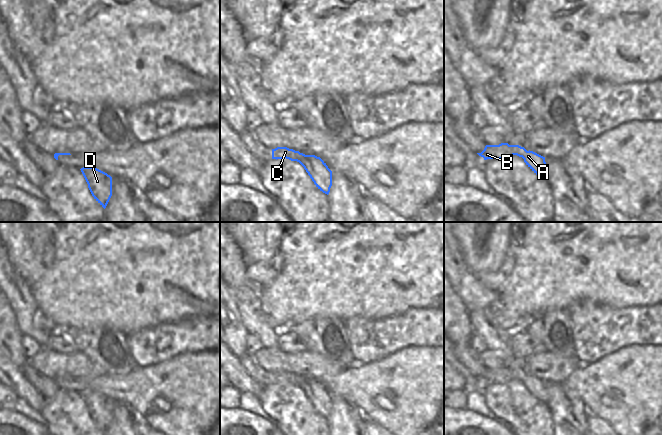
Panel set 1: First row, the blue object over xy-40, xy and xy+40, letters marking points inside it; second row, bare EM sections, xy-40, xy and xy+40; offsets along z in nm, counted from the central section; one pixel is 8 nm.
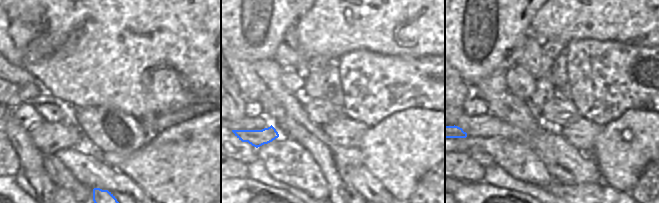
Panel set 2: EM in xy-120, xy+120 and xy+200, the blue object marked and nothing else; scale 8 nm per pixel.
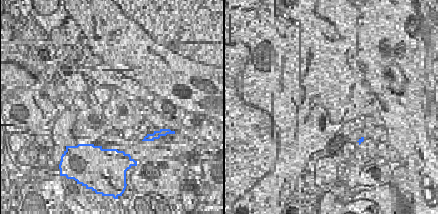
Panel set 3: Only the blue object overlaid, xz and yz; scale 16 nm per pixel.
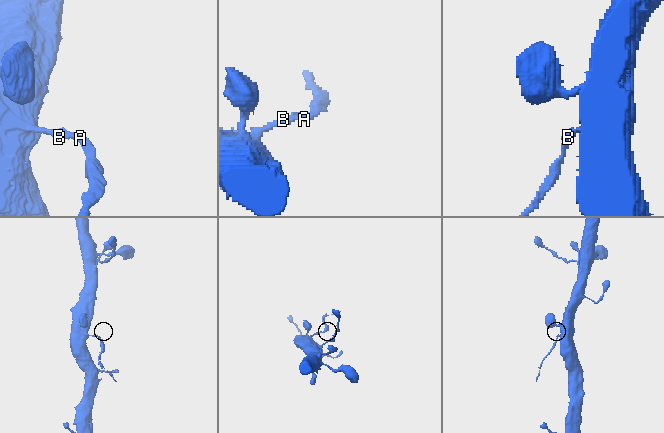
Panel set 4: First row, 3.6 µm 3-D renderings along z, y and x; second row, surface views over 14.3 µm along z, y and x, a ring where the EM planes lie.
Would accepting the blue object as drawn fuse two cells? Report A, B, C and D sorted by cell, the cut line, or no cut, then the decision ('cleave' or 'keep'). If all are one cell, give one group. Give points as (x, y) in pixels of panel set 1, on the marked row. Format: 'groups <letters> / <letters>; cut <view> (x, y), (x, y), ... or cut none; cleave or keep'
groups A D / B C; cut xy (301, 153), (300, 163); cleave

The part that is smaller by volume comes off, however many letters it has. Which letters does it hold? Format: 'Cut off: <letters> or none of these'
Cut off: A, D

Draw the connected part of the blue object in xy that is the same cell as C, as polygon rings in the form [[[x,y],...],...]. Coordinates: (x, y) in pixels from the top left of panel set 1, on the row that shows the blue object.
[[[277,147],[272,149],[272,159],[289,159],[291,161],[302,162],[302,156],[299,151],[289,149],[287,147]]]

